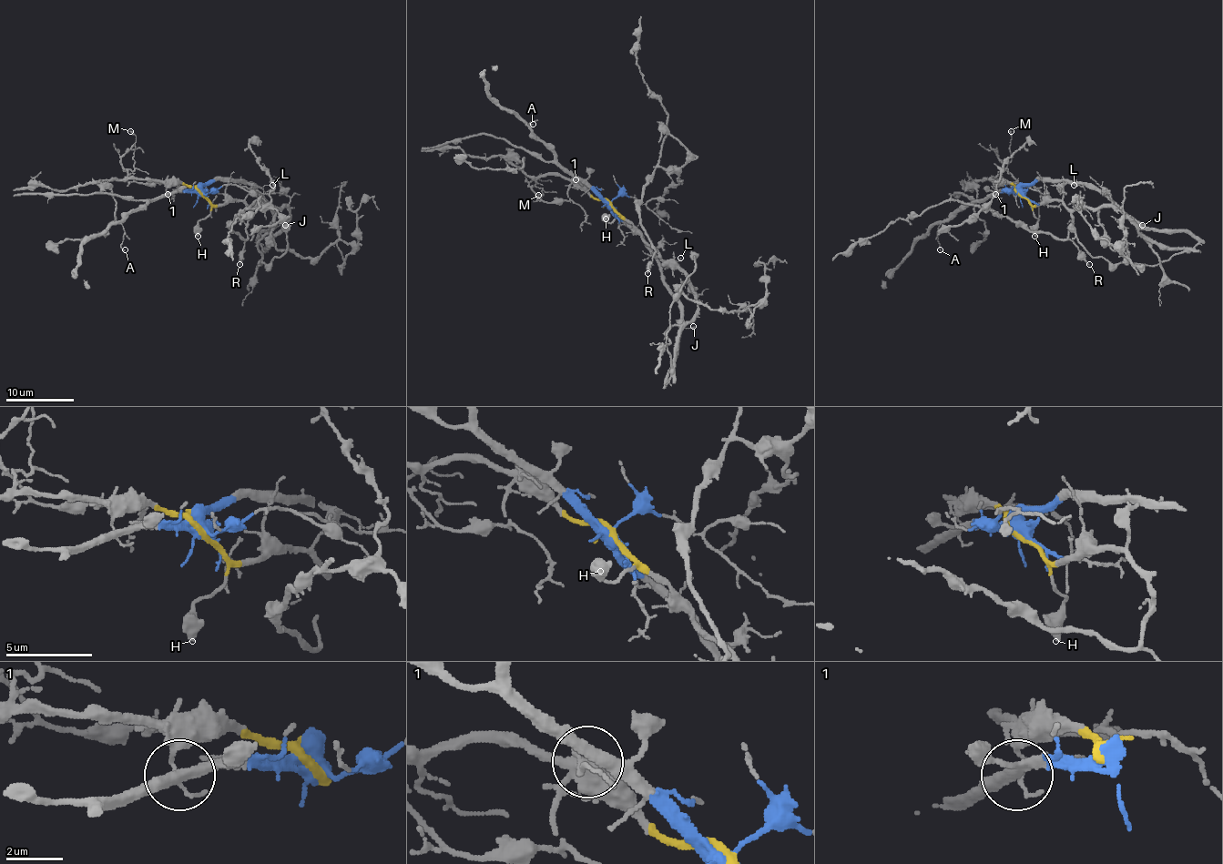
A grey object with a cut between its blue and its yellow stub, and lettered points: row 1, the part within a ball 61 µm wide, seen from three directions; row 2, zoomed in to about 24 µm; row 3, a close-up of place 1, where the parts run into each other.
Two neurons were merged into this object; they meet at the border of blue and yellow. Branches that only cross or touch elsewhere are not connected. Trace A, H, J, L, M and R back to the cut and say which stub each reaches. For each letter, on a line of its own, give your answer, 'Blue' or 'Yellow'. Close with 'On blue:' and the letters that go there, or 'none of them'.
A: Blue
H: Yellow
J: Blue
L: Blue
M: Yellow
R: Yellow
On blue: A, J, L

